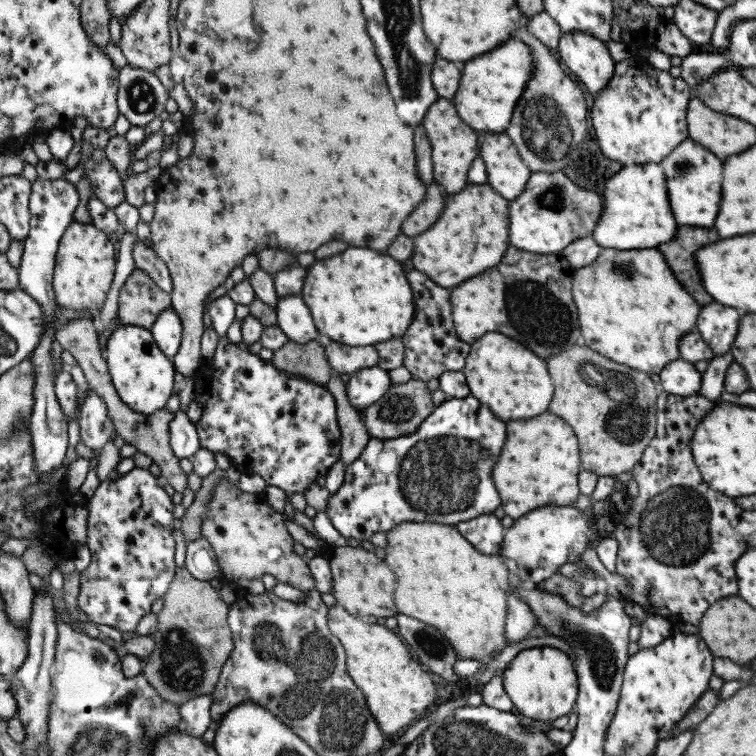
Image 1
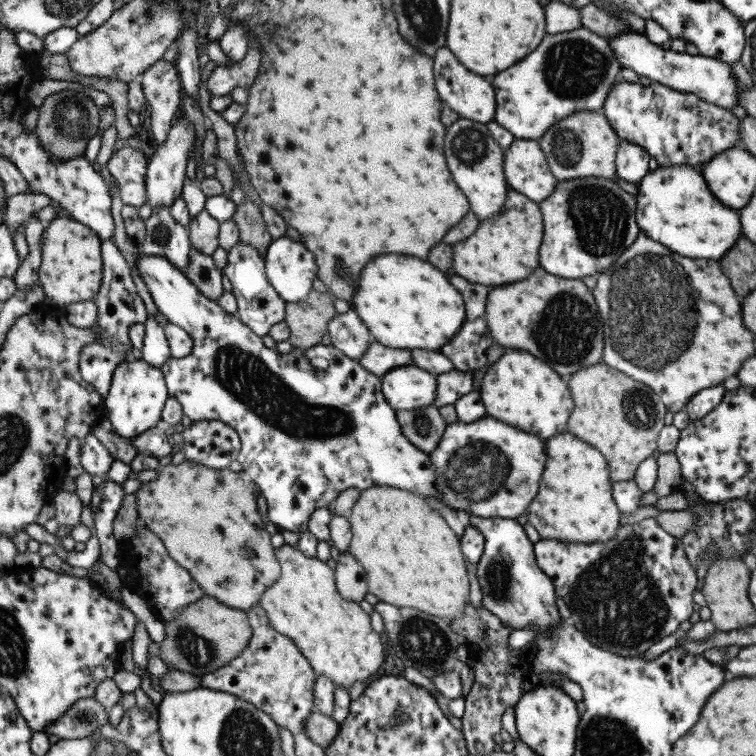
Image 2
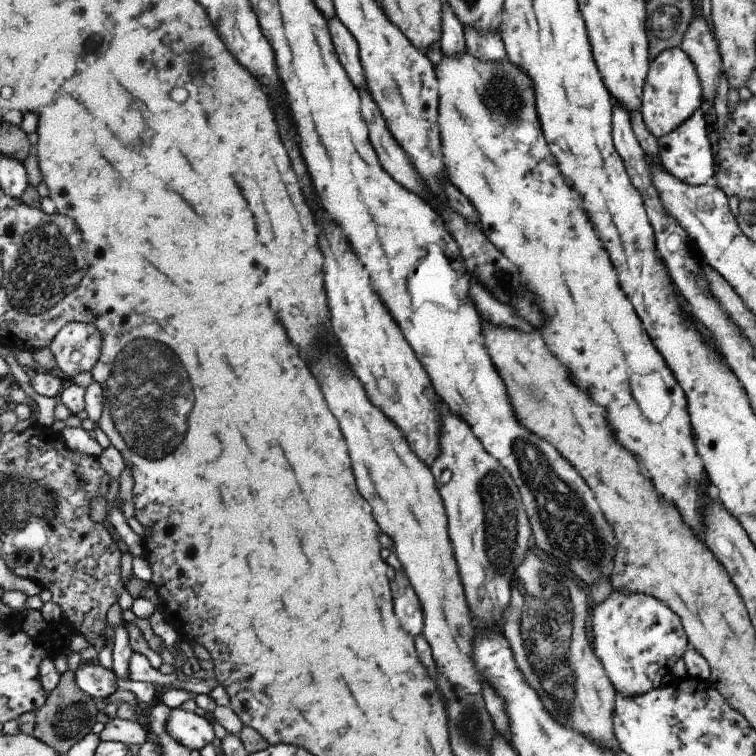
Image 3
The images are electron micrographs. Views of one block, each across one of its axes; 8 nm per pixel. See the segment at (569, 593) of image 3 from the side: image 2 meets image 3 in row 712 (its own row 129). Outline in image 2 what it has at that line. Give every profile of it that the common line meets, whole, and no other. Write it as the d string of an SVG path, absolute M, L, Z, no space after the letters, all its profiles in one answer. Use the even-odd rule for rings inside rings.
M579 110L563 118L555 126L551 126L537 142L545 154L545 160L557 184L567 182L571 178L609 178L609 180L617 178L615 156L621 138L617 136L617 132L613 132L609 120L601 110L599 112Z

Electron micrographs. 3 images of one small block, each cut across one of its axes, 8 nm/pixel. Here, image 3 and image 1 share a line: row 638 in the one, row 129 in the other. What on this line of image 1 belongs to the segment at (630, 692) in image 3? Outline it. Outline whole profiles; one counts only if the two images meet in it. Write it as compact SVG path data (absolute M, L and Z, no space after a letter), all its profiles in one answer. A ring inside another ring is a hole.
M629 58L629 60L623 60L623 62L615 62L615 72L611 76L611 80L607 82L607 86L599 92L599 94L593 94L589 100L593 102L591 106L591 124L593 124L593 134L595 134L595 140L597 140L597 146L601 150L601 154L605 158L609 158L611 162L619 162L621 166L627 166L627 164L659 164L661 160L665 160L665 156L675 148L679 146L679 142L687 140L689 138L689 132L687 132L687 104L689 104L689 98L691 98L691 88L689 84L685 84L685 80L681 78L671 78L669 72L665 70L655 70L647 64L645 58Z

